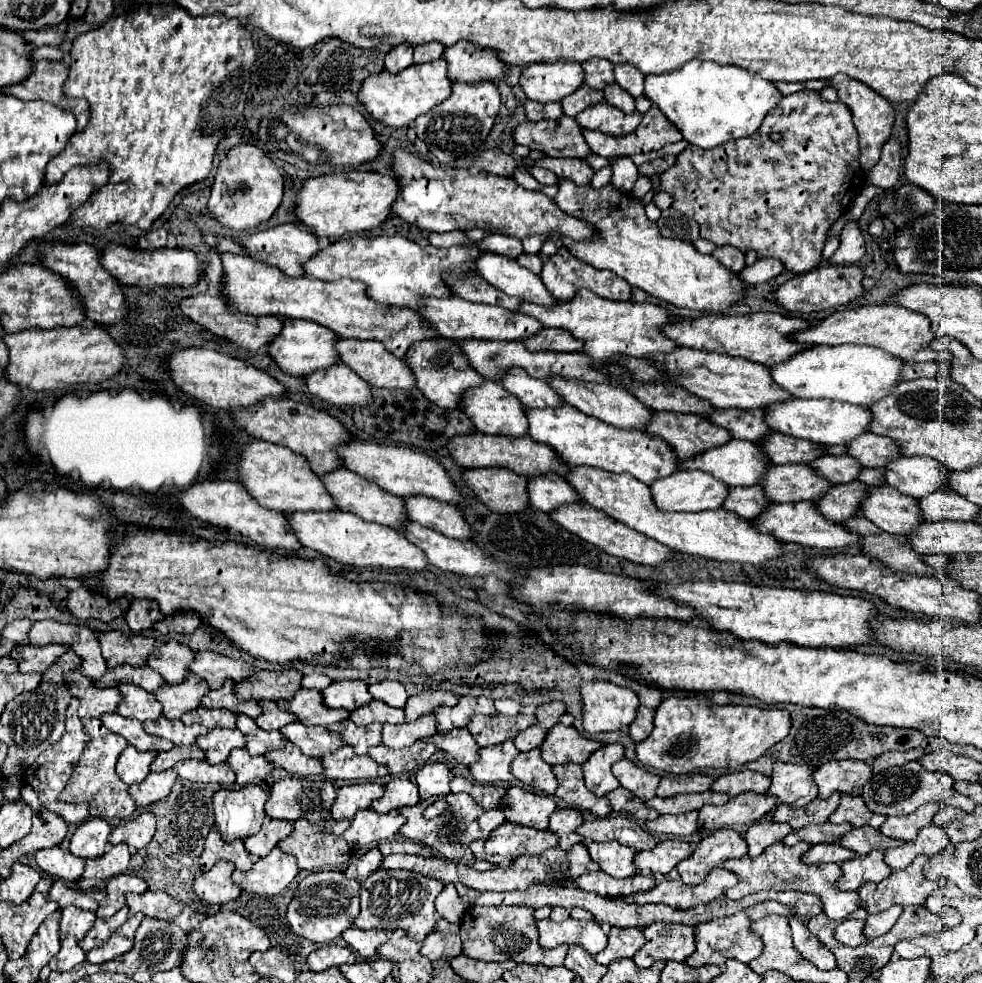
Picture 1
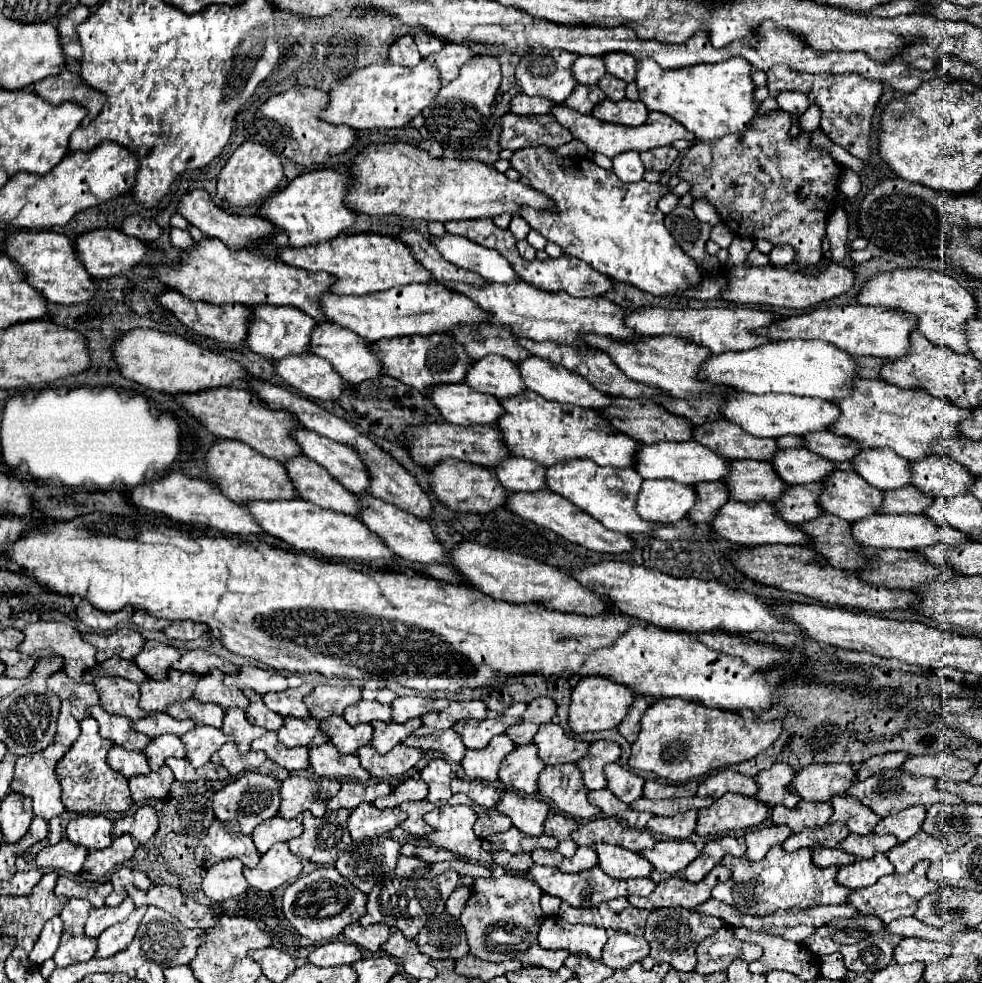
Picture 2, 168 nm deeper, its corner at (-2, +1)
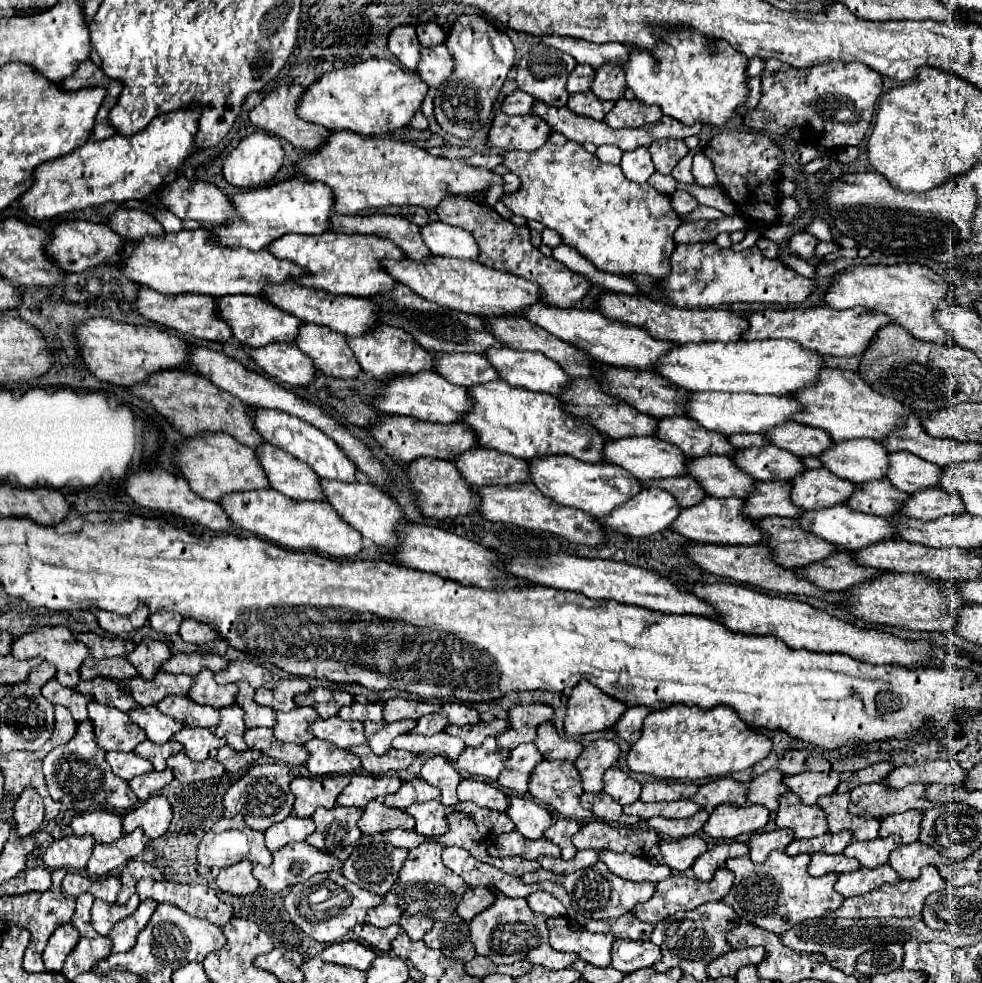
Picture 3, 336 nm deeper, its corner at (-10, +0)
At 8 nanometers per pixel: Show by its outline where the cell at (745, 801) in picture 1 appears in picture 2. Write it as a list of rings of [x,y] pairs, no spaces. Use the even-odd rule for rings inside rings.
[[[726,793],[708,809],[698,811],[698,835],[724,835],[736,829],[758,827],[766,815],[768,805],[754,797],[740,797],[740,793]]]

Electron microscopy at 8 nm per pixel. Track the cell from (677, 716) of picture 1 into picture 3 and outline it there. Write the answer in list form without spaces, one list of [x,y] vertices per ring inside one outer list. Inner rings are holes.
[[[674,704],[646,716],[642,736],[632,744],[626,760],[632,772],[652,774],[662,780],[700,780],[746,770],[764,760],[770,748],[772,742],[742,722],[730,706],[702,710],[700,706]]]

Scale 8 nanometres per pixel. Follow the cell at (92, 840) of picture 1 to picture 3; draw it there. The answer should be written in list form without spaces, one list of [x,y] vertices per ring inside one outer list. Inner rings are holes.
[[[86,812],[70,820],[70,828],[76,836],[90,834],[96,842],[116,842],[122,832],[122,818],[116,812]]]

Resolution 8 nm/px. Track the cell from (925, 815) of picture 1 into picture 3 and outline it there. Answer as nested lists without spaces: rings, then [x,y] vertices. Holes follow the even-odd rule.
[[[908,810],[906,814],[894,814],[894,816],[882,818],[878,836],[886,838],[890,834],[898,834],[904,844],[916,842],[920,834],[920,820],[922,820],[922,812],[918,810]]]

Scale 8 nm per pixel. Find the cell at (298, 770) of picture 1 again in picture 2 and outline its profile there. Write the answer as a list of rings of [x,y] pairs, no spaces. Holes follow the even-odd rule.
[[[274,731],[262,735],[260,739],[252,741],[252,749],[262,749],[272,761],[282,765],[288,771],[302,771],[310,767],[308,749],[306,747],[286,747],[282,741],[278,741],[278,735]]]

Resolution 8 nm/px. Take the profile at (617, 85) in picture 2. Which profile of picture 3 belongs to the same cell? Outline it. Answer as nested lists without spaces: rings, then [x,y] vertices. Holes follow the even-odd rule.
[[[606,64],[594,70],[594,82],[590,88],[602,100],[618,100],[626,90],[624,72],[614,64]]]

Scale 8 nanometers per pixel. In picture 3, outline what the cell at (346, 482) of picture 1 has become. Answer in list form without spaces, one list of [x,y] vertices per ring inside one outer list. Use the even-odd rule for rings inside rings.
[[[262,442],[256,448],[256,458],[270,482],[270,488],[294,500],[322,500],[322,490],[318,490],[320,478],[304,462],[268,442]]]

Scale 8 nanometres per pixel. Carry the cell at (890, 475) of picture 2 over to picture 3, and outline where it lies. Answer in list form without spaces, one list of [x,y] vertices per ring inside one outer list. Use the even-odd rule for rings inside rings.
[[[866,438],[832,442],[818,460],[826,470],[854,484],[886,478],[888,472],[888,452],[878,442]]]

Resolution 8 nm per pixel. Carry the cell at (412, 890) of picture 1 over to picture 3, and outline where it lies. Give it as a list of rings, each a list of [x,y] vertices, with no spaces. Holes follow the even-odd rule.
[[[432,840],[408,852],[408,858],[404,862],[398,882],[384,896],[382,904],[368,910],[368,922],[372,926],[388,928],[392,924],[398,924],[412,940],[422,940],[424,934],[434,926],[434,922],[454,914],[458,902],[468,890],[468,884],[458,874],[454,874],[450,868],[444,866],[442,862],[444,848],[446,844]]]

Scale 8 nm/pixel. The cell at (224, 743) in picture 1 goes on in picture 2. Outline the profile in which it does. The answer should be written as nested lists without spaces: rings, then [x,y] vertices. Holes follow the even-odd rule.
[[[196,725],[192,731],[182,735],[182,741],[188,749],[188,761],[194,767],[202,767],[210,761],[210,757],[228,741],[234,741],[234,737],[226,737],[222,729]]]

